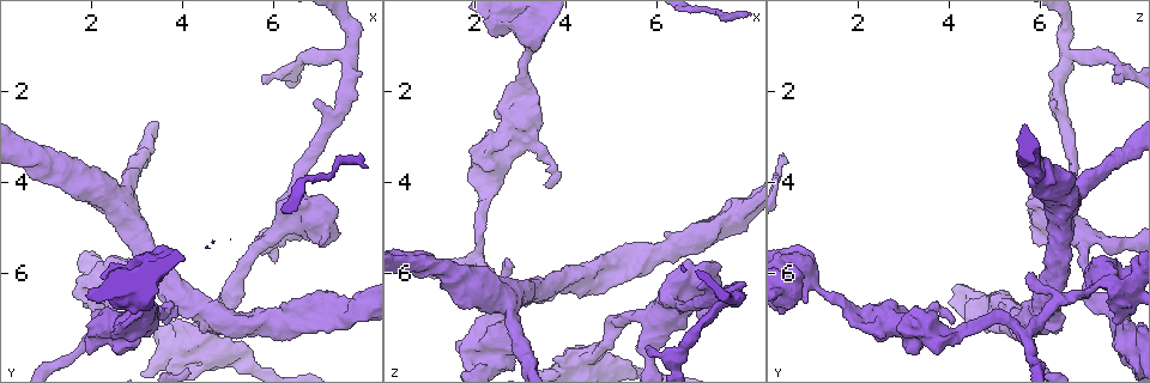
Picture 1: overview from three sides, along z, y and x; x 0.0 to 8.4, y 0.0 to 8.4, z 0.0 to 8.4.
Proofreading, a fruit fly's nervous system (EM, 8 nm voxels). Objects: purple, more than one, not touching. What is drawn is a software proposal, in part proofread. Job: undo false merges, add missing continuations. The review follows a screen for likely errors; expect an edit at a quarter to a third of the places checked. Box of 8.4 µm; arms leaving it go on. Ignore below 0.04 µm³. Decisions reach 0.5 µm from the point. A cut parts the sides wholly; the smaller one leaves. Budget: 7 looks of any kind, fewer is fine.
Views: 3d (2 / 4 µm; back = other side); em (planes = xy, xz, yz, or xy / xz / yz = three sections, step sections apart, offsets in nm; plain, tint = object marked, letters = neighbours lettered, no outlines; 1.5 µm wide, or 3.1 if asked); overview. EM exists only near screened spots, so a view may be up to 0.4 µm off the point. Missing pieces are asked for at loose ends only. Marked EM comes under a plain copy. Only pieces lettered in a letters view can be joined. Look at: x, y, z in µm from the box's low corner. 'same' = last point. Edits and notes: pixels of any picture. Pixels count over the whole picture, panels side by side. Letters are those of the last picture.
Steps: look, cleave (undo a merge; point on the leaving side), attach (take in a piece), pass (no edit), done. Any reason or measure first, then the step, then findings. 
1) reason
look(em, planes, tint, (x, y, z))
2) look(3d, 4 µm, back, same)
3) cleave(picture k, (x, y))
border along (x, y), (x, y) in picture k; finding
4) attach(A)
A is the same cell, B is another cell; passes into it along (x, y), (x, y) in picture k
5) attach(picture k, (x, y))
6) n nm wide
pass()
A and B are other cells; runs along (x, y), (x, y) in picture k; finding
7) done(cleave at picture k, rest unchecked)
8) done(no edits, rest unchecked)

look(em, planes, tint, (2.50, 6.25, 7.15))

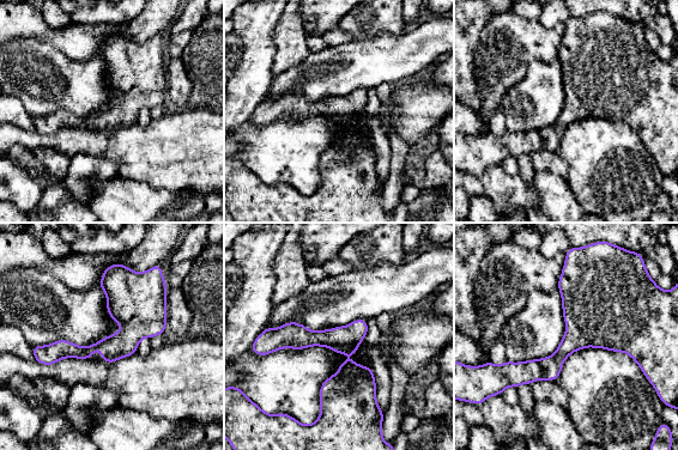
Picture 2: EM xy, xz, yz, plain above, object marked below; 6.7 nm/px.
see the neighbours
look(em, planes, letters, same)

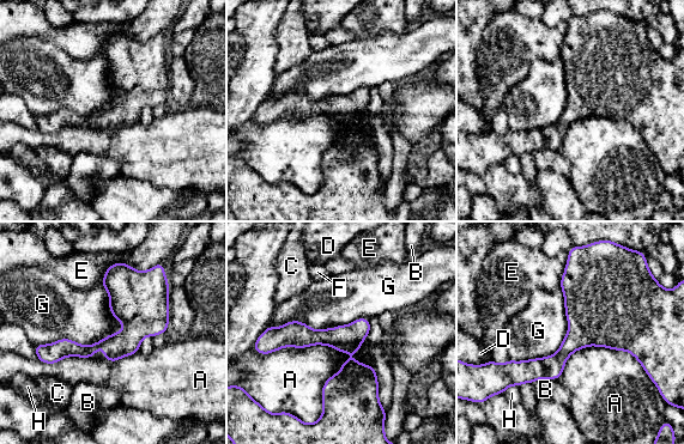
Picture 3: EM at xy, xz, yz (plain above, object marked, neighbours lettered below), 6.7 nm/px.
pass()
A, B, C, D, E, F, G and H are other cells; one cell here

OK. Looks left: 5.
stops while still wide
look(3d, 4 µm, (4.35, 7.10, 6.40))

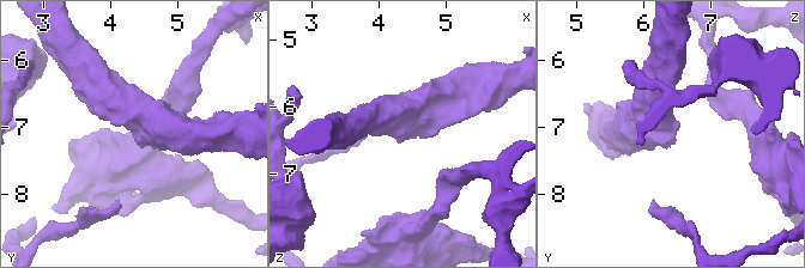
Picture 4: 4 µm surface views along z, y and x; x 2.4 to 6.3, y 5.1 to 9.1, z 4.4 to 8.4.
look(em, xz, step 8, tint, (4.35, 7.15, 6.40))

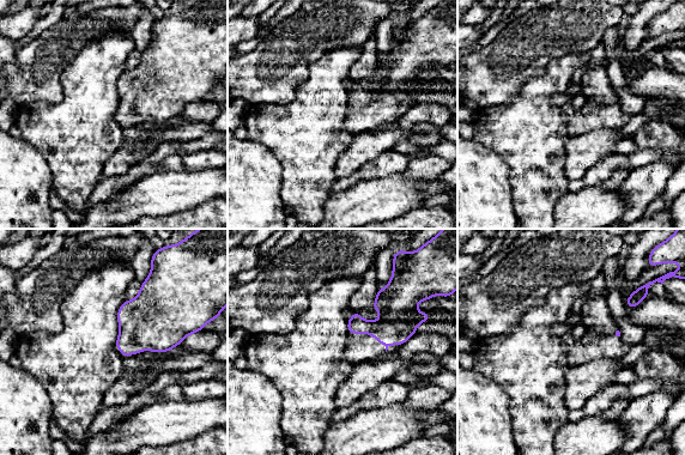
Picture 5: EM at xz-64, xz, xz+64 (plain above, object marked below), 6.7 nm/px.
see the neighbours
look(em, xz, step 8, letters, same)

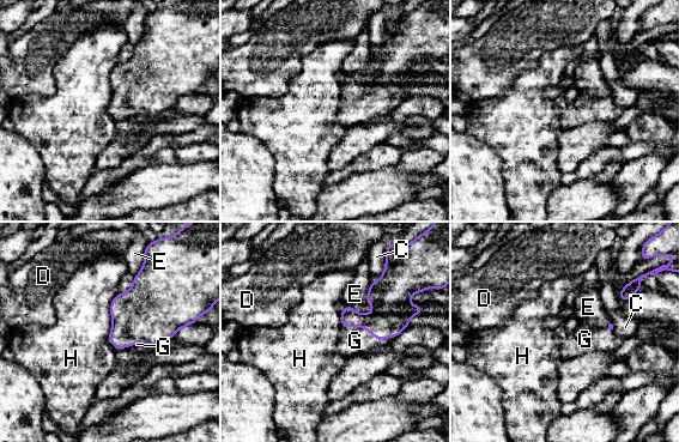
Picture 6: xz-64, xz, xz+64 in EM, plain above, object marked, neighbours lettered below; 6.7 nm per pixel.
attach(G)
G is the same cell, C, D, E and H are other cells; passes into it along (387, 300), (369, 332), (355, 340) in picture 6; the cell continues

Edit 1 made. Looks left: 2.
done(attach at picture 6, rest unchecked)

